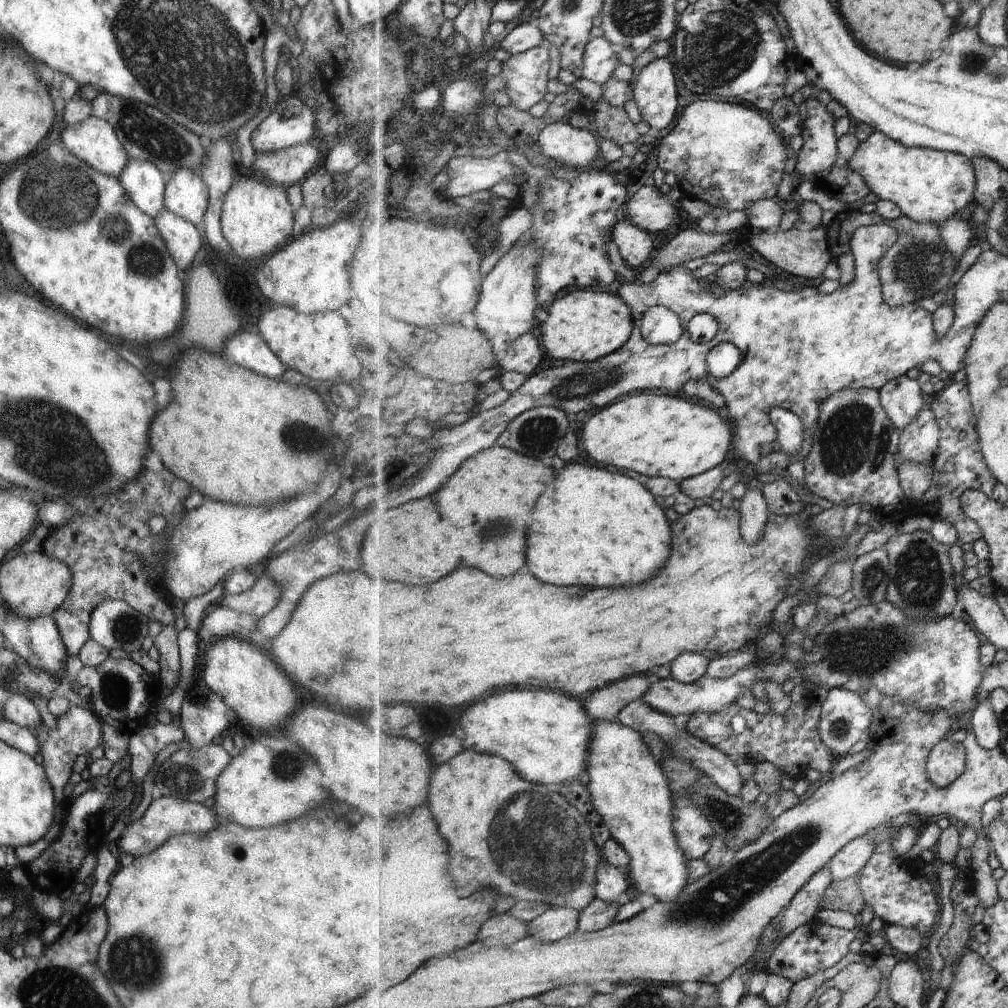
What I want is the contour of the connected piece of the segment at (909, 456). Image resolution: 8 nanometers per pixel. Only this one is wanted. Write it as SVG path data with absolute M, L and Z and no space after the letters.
M929 406L925 407L918 420L912 422L901 434L901 454L899 466L904 462L934 464L940 454L942 430L936 414Z

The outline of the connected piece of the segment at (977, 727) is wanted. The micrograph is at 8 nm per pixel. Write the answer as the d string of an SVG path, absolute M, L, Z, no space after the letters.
M992 698L984 700L976 710L974 720L971 722L979 744L988 750L996 750L996 748L1001 748L1003 744L1001 741L1002 718L998 718L992 704L995 704Z

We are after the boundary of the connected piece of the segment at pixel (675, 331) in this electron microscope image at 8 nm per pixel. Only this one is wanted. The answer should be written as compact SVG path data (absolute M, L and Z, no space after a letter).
M662 306L650 308L640 321L644 336L651 344L676 344L686 333L682 318Z

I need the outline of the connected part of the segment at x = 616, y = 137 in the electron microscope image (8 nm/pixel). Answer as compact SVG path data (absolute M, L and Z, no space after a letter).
M603 97L591 112L596 118L596 126L604 139L613 140L620 147L624 144L637 144L641 134L636 123L630 120L625 108L616 107Z

